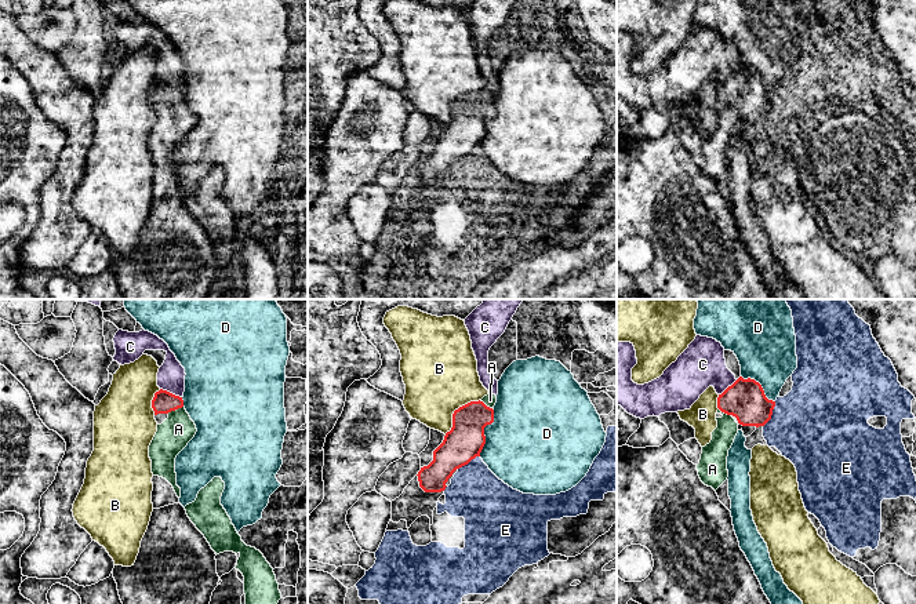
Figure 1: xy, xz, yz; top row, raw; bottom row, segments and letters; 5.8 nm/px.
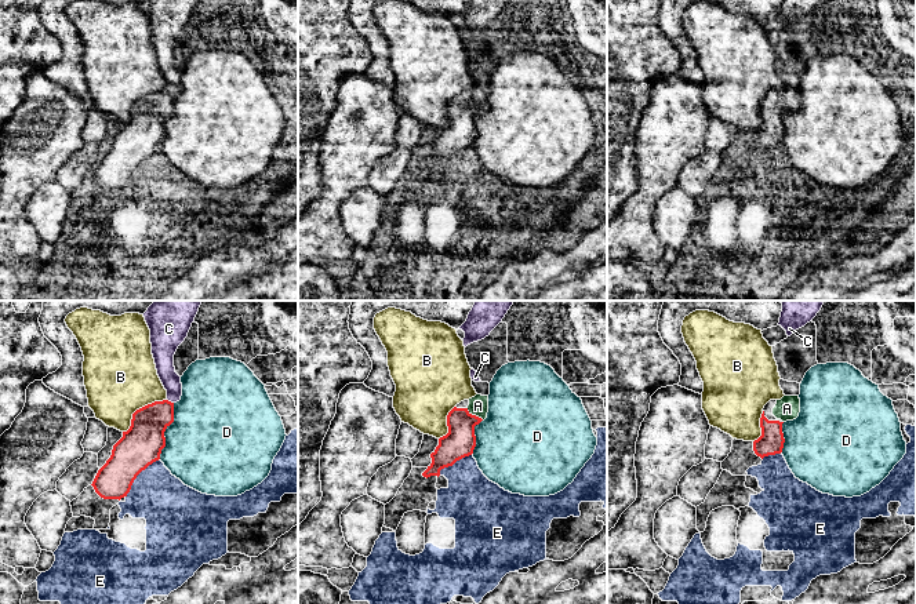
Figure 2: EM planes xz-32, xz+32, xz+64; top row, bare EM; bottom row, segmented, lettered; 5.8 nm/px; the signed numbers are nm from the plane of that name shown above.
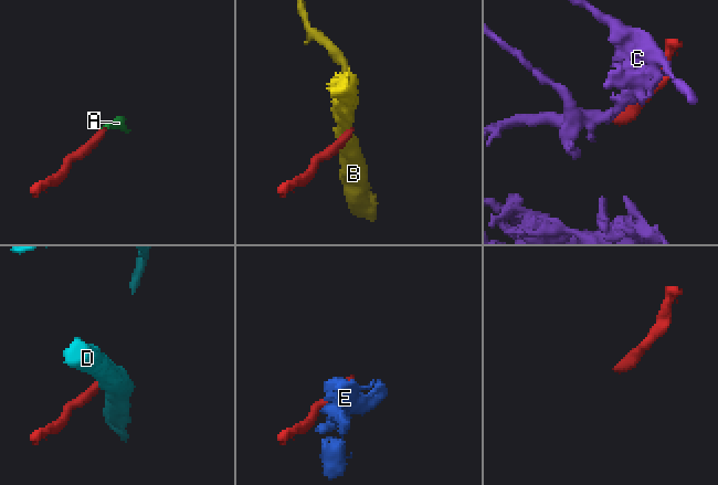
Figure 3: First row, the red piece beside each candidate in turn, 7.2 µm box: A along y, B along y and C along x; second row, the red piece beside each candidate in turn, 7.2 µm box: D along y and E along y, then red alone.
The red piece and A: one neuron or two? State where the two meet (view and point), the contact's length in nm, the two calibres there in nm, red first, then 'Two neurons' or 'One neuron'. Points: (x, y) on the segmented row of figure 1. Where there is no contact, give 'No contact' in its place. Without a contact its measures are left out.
Touches red at xy (174, 410). Shared border 100 nm. Thickness 130 nm (red) against 190 nm. One neuron

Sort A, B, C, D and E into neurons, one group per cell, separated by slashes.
A / B / C / D / E

